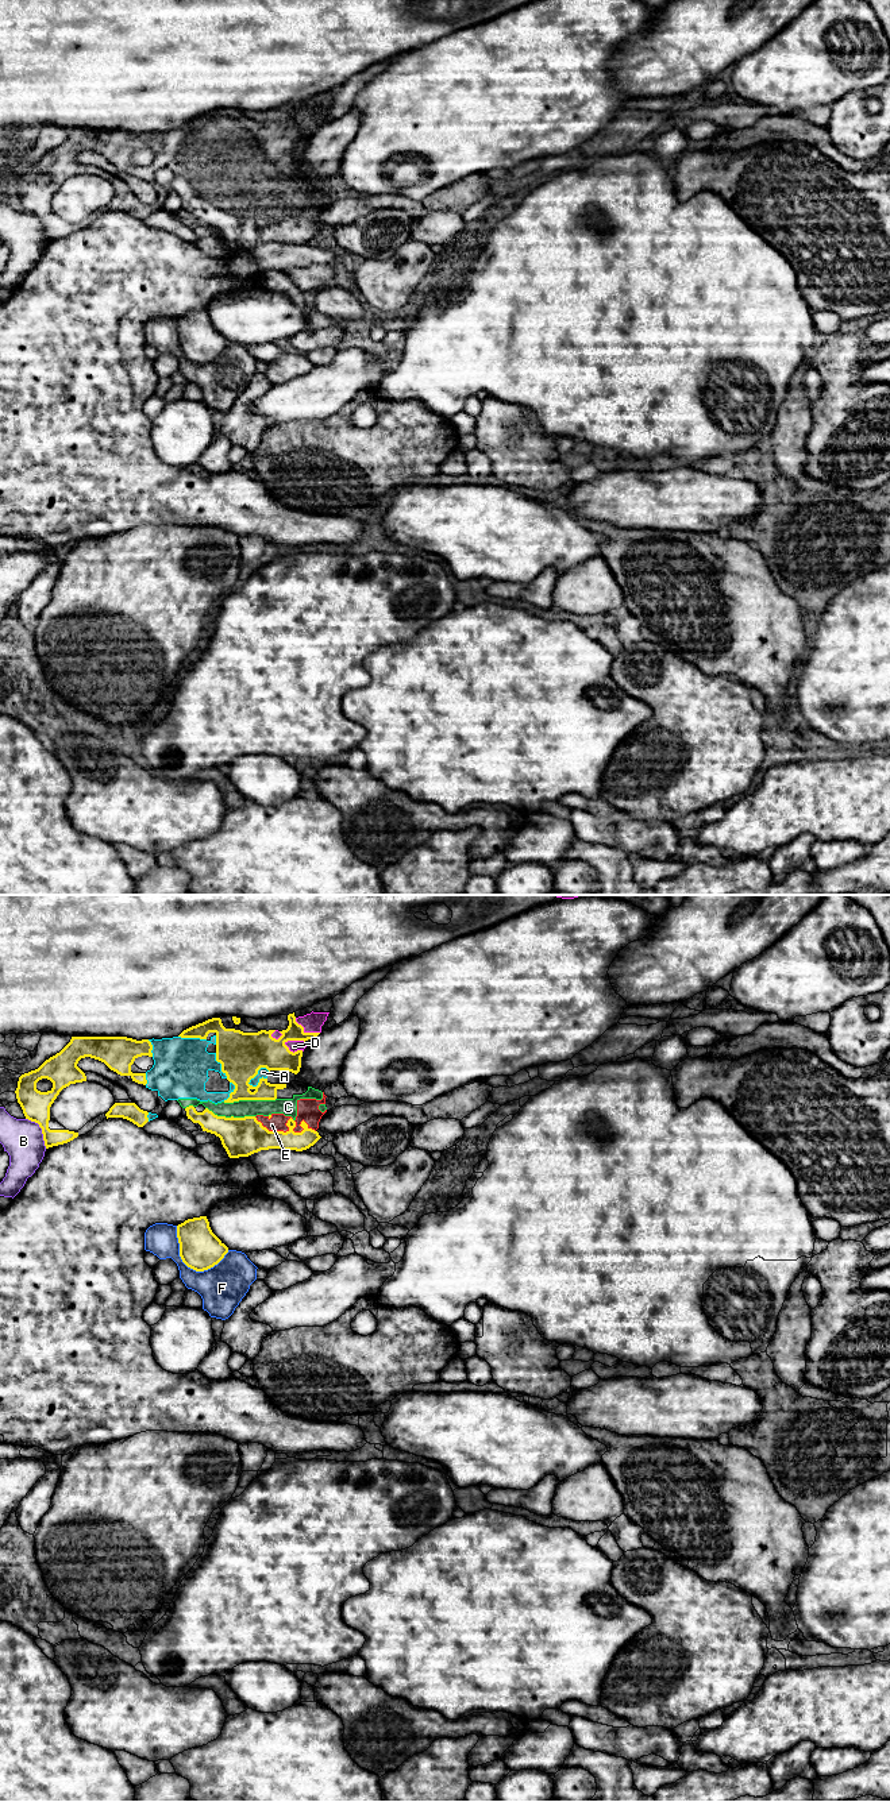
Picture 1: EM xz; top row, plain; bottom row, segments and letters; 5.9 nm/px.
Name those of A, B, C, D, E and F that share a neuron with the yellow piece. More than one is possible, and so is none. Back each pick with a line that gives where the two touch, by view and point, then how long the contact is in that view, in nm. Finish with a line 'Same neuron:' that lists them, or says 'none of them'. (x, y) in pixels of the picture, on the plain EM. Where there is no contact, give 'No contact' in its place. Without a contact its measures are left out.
A: Touches yellow at xz (257, 165). Shared border 150 nm
C: Touches yellow at xz (249, 192). Shared border 320 nm
D: Touches yellow at xz (293, 132). Shared border 130 nm
E: Touches yellow at xz (289, 212). Shared border 380 nm
Same neuron: A, C, D, E

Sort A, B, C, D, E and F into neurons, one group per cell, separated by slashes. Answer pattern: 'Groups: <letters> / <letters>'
Groups: A C D E / B / F

